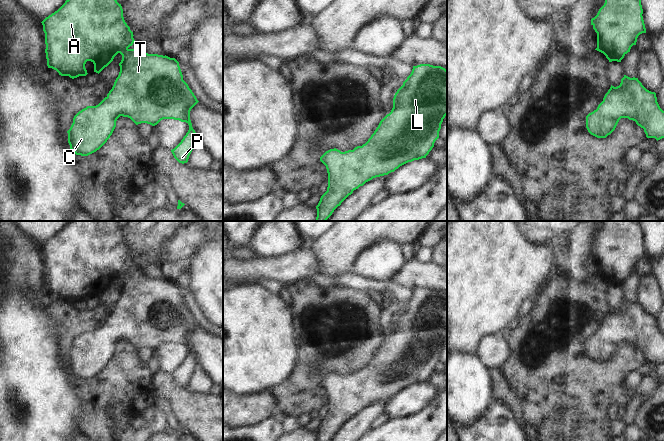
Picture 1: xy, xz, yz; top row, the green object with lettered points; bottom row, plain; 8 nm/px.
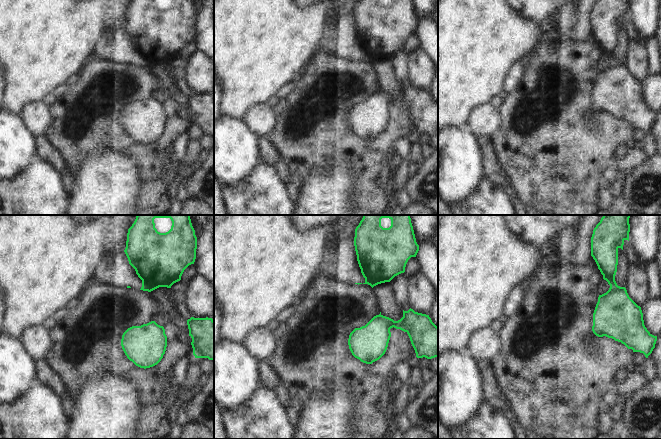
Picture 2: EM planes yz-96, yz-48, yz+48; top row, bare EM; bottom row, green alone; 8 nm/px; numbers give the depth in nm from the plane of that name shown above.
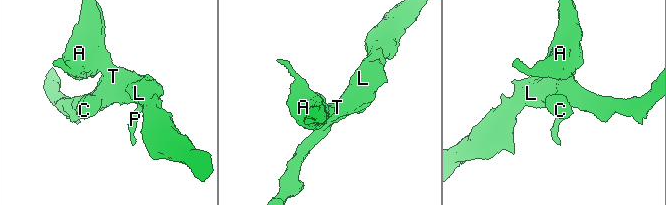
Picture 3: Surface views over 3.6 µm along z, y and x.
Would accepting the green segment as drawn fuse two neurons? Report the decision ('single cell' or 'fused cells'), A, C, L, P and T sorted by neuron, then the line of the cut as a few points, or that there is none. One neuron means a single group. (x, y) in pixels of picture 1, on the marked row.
single cell; groups A C L P T; cut none

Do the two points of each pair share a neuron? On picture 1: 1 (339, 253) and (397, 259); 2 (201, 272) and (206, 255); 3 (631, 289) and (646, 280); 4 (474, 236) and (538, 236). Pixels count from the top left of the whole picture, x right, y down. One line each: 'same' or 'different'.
1: different
2: same
3: different
4: different

